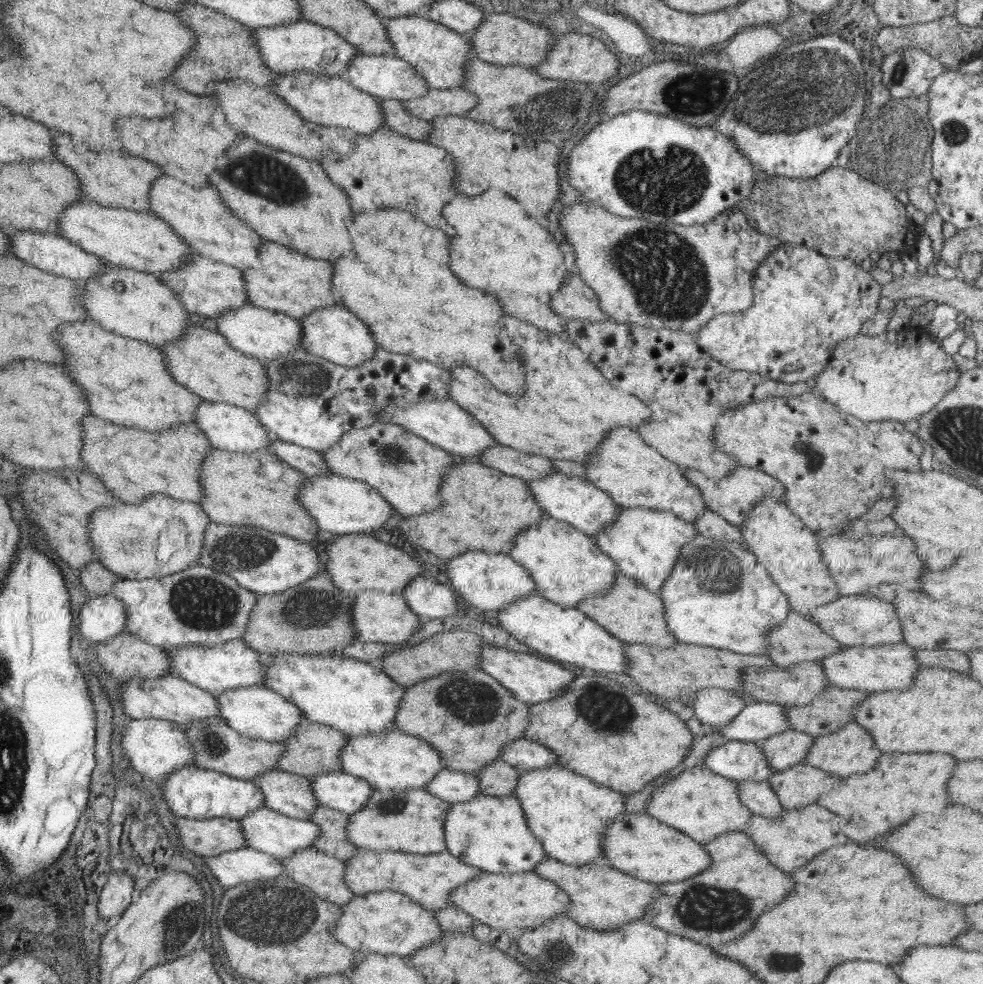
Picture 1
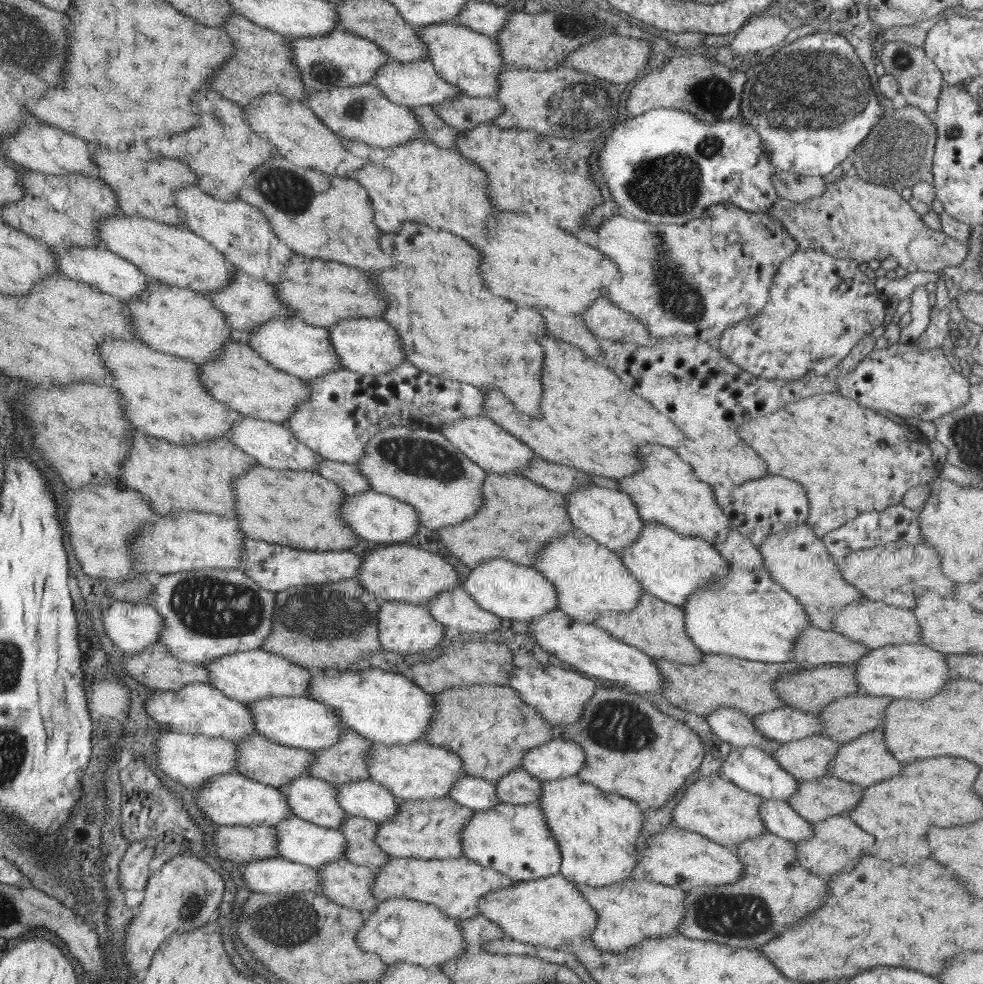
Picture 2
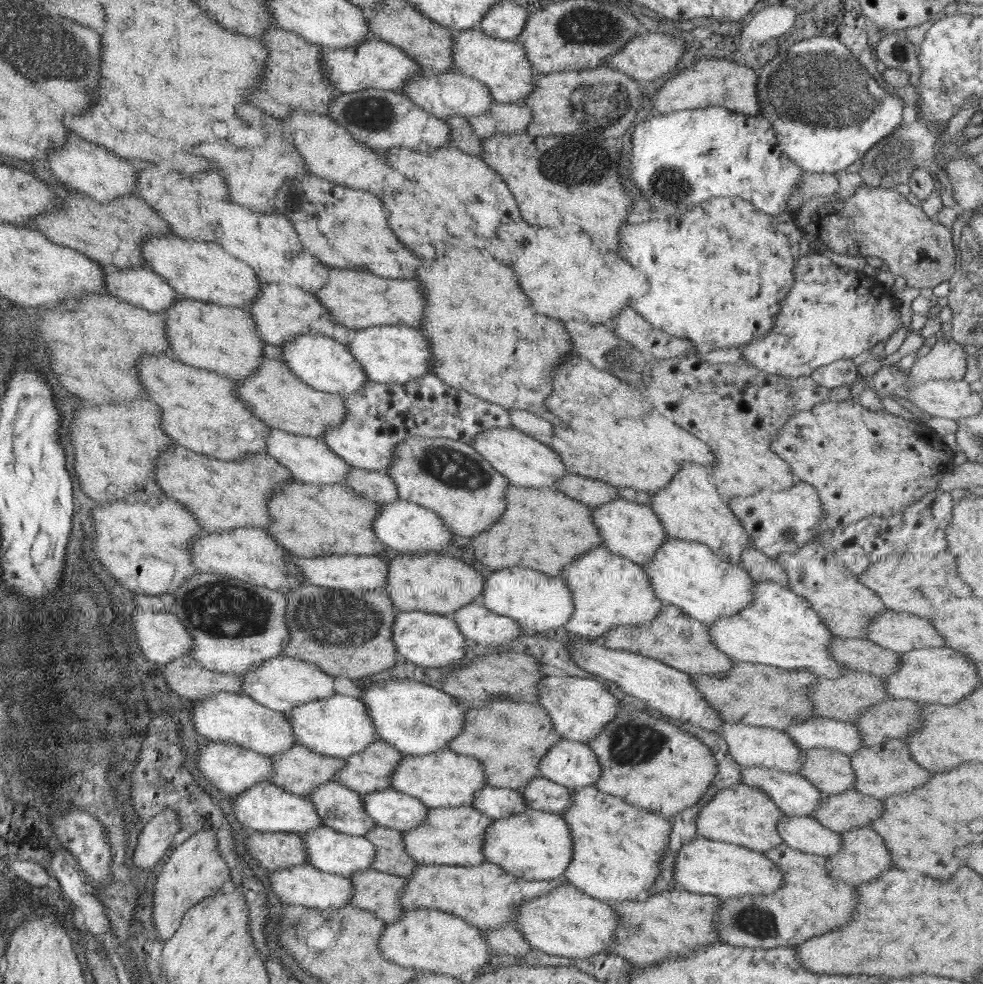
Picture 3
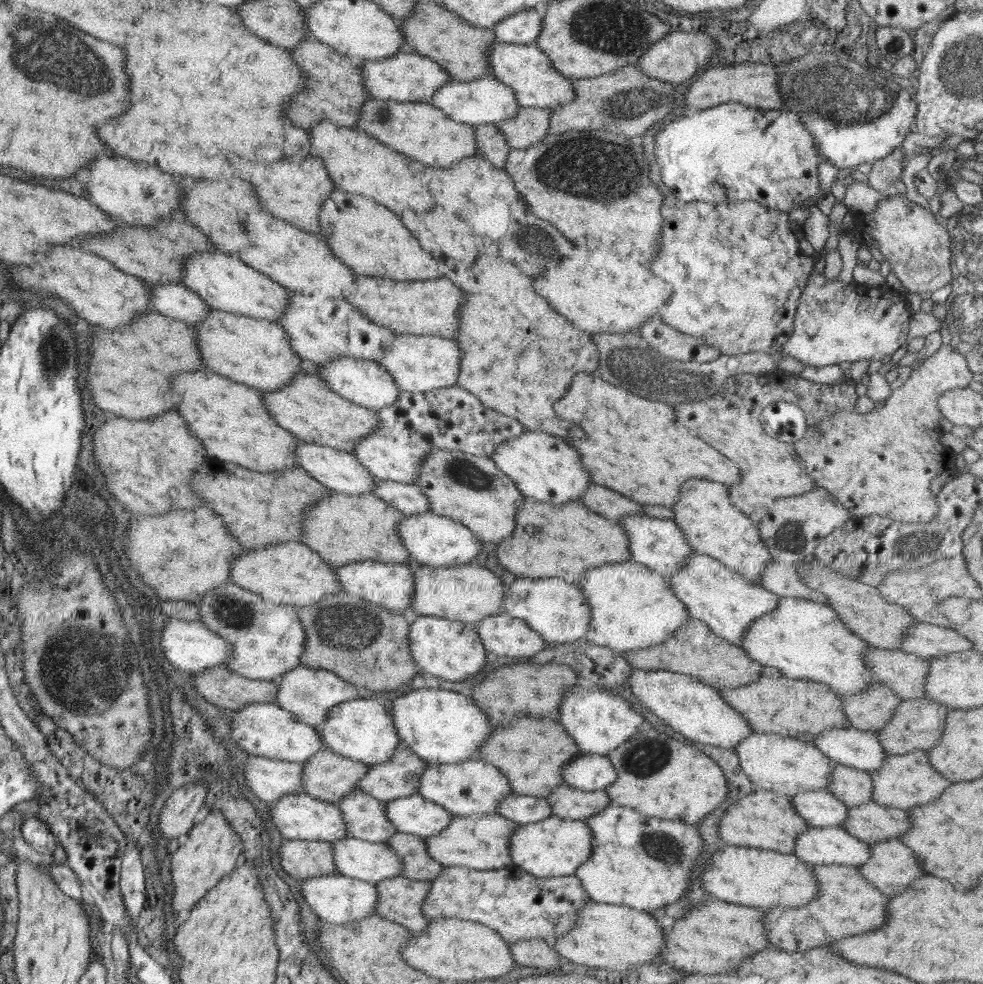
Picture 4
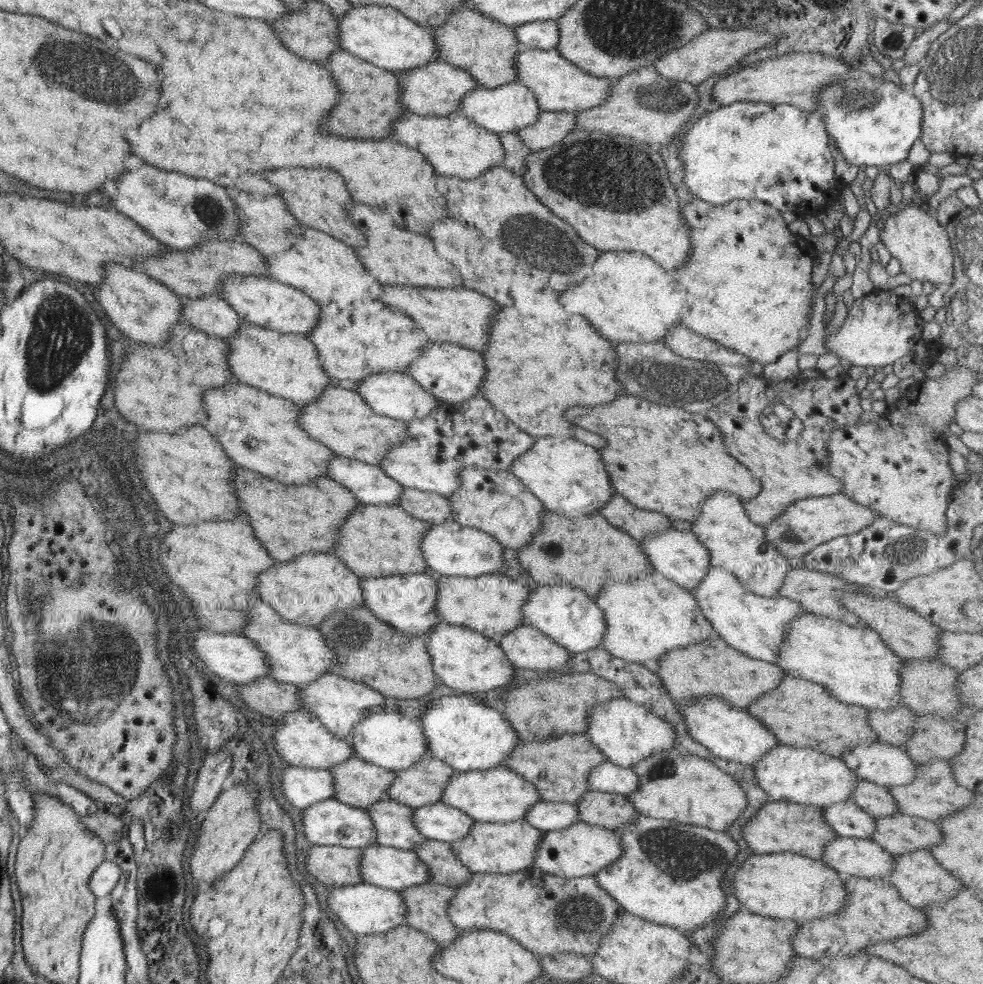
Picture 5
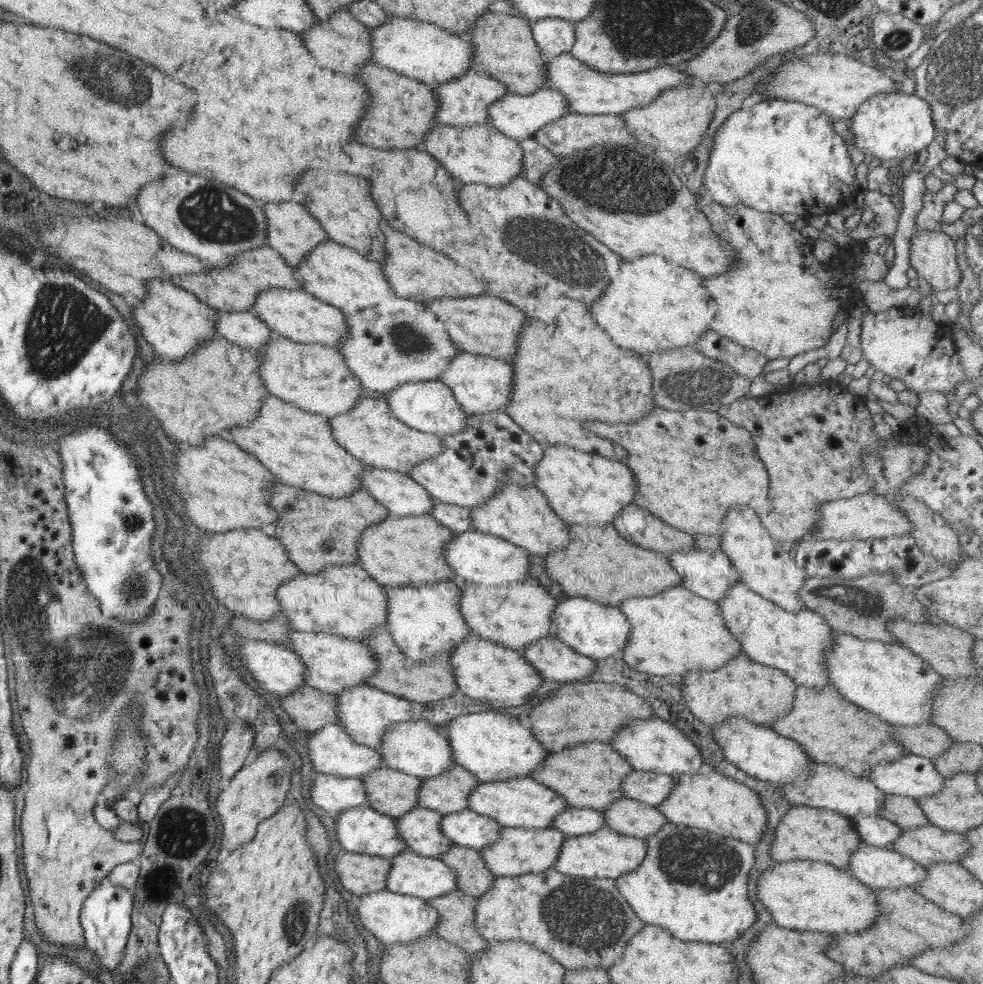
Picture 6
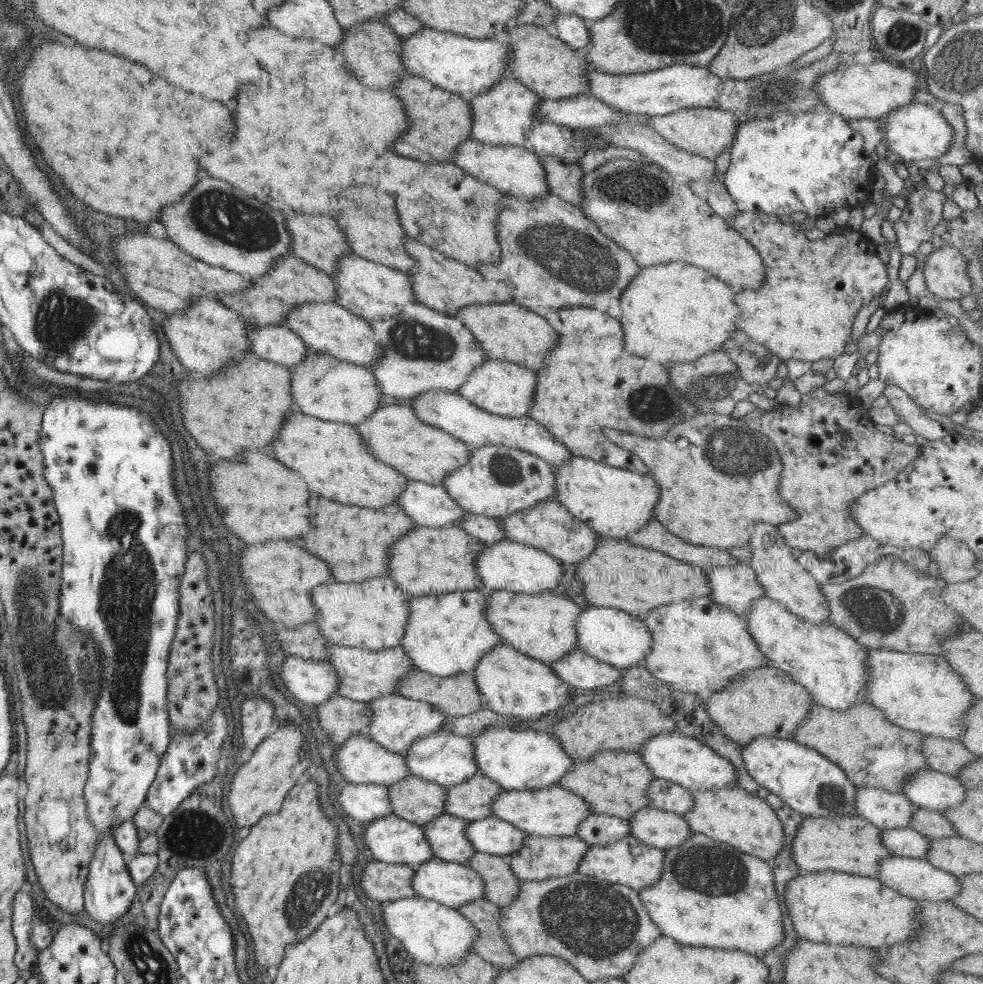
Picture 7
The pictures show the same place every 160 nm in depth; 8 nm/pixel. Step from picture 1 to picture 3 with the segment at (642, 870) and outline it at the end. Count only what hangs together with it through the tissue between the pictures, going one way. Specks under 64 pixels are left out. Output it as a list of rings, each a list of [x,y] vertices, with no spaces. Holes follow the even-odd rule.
[[[697,836],[680,847],[676,856],[675,879],[677,888],[691,893],[724,898],[772,894],[785,882],[785,872],[764,853],[754,852],[736,844]]]

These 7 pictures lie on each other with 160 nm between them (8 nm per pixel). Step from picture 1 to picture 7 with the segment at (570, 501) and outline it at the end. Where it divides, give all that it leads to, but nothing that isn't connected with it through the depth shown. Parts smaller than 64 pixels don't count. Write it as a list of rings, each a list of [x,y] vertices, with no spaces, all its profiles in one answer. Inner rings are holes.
[[[746,564],[736,567],[701,568],[710,584],[710,598],[720,606],[743,616],[750,611],[756,599],[764,597],[764,588],[758,584],[754,570]]]

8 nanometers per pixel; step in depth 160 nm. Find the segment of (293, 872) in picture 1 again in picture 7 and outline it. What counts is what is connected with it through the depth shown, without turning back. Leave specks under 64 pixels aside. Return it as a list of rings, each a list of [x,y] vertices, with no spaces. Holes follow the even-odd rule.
[[[479,898],[456,909],[479,930],[479,936],[471,946],[472,952],[498,968],[513,968],[521,961],[512,952],[501,931],[498,920],[501,907]]]

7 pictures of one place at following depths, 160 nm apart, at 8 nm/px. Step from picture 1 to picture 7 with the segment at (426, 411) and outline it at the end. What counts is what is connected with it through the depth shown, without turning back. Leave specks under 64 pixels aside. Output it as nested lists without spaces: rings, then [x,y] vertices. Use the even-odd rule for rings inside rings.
[[[575,455],[554,467],[554,472],[557,476],[556,500],[599,535],[628,539],[655,518],[661,488],[650,474],[608,466],[607,463]]]

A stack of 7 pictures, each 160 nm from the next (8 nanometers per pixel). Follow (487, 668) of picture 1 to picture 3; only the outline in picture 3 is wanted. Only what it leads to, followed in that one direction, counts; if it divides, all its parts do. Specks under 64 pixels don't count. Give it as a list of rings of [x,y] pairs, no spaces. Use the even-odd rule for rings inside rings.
[[[545,676],[538,687],[538,705],[548,714],[555,731],[564,739],[588,745],[618,715],[618,694],[602,686],[604,681],[580,677]]]

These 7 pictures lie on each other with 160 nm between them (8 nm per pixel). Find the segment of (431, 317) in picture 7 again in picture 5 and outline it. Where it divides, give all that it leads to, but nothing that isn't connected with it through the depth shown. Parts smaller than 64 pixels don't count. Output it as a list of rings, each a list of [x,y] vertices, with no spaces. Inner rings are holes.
[[[382,300],[380,302],[360,302],[356,303],[356,306],[348,307],[341,307],[335,302],[322,302],[320,306],[322,312],[319,324],[311,333],[306,334],[306,338],[319,351],[322,366],[332,378],[360,381],[376,373],[406,373],[411,362],[419,356],[421,350],[425,350],[431,345],[430,337],[424,333],[423,328],[413,318],[401,310],[389,307]]]

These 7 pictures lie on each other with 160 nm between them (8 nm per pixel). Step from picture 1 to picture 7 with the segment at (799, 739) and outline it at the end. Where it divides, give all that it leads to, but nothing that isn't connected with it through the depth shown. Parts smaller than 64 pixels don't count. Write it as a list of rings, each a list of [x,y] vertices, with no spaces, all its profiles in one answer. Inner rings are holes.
[[[917,805],[912,815],[910,827],[927,839],[949,838],[958,835],[944,813]]]

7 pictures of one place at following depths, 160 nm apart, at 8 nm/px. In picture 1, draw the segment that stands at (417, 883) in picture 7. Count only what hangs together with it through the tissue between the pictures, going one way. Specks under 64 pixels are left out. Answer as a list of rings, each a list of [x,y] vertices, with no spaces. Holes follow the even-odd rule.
[[[267,806],[245,814],[238,821],[241,822],[243,833],[247,838],[246,847],[263,851],[281,860],[290,858],[296,851],[312,848],[313,842],[321,835],[321,828],[316,823],[280,814],[279,811],[269,809]]]

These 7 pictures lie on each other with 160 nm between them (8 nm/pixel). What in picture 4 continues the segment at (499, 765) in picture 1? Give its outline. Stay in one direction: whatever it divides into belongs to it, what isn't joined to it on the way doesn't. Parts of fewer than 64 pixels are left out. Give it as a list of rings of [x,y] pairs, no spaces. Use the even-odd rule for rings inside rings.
[[[566,783],[553,788],[546,800],[551,804],[554,815],[580,821],[586,821],[598,814],[612,801],[606,790],[583,791]]]

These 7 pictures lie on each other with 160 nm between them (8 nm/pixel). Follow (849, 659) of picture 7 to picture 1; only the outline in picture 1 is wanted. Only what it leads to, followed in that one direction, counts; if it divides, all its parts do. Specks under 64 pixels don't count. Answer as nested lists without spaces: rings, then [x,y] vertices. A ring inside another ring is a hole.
[[[622,506],[615,522],[605,526],[592,538],[600,550],[616,563],[619,572],[659,595],[683,551],[683,546],[695,540],[697,535],[693,523],[684,522],[674,513],[639,506]]]

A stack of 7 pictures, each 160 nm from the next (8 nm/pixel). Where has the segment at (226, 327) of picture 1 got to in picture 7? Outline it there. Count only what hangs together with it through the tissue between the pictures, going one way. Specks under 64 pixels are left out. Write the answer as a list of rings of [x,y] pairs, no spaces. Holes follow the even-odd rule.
[[[429,390],[427,393],[412,398],[412,400],[411,409],[415,410],[417,417],[422,422],[448,431],[471,447],[503,444],[508,448],[519,448],[530,454],[535,454],[553,468],[564,464],[573,456],[572,451],[565,444],[558,442],[545,426],[542,426],[538,421],[534,421],[528,415],[506,418],[488,413],[464,398],[464,395],[449,392],[449,390]]]

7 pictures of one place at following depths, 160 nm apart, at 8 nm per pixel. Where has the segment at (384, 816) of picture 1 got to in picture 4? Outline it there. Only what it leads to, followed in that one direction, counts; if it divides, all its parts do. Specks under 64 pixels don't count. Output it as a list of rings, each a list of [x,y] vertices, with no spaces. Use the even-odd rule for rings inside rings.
[[[500,814],[471,816],[455,815],[451,824],[440,834],[428,836],[426,850],[434,860],[445,867],[464,866],[474,870],[498,870],[513,865],[510,853],[511,836],[519,827],[517,822]]]

